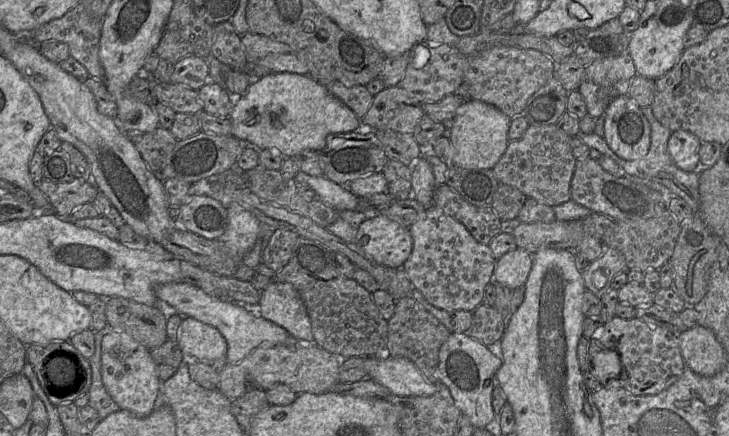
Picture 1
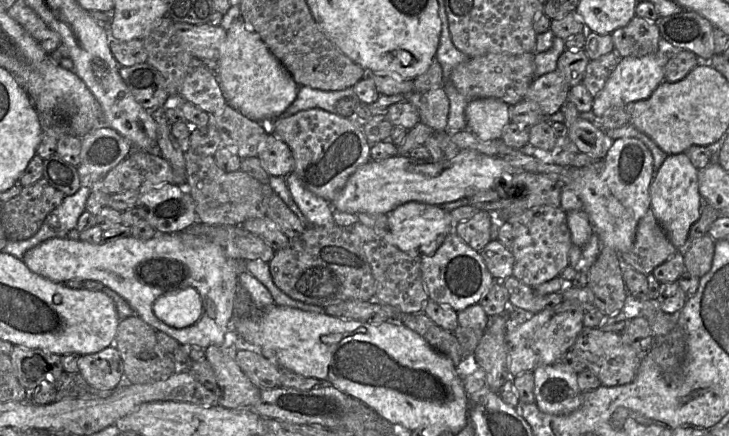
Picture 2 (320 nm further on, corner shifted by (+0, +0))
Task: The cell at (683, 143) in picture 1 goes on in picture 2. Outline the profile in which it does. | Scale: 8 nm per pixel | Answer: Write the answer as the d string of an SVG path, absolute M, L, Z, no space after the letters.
M686 153L668 155L650 185L650 209L677 249L687 246L689 230L701 215L704 201L699 192L698 172Z

